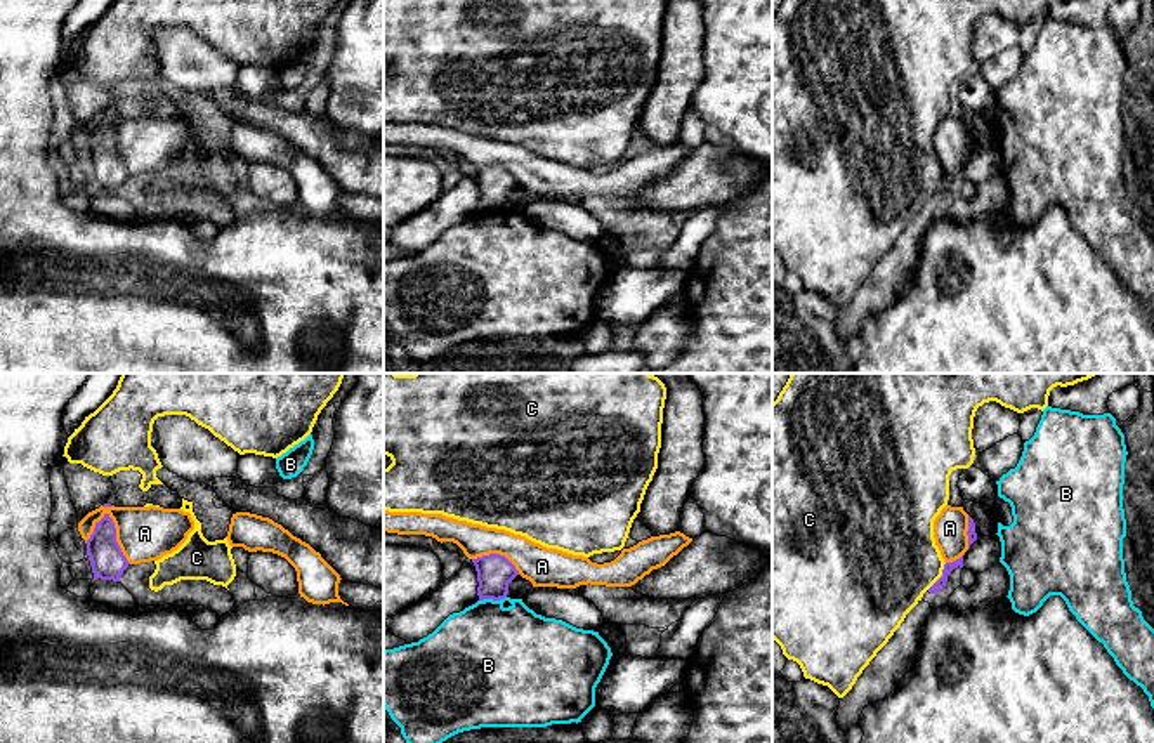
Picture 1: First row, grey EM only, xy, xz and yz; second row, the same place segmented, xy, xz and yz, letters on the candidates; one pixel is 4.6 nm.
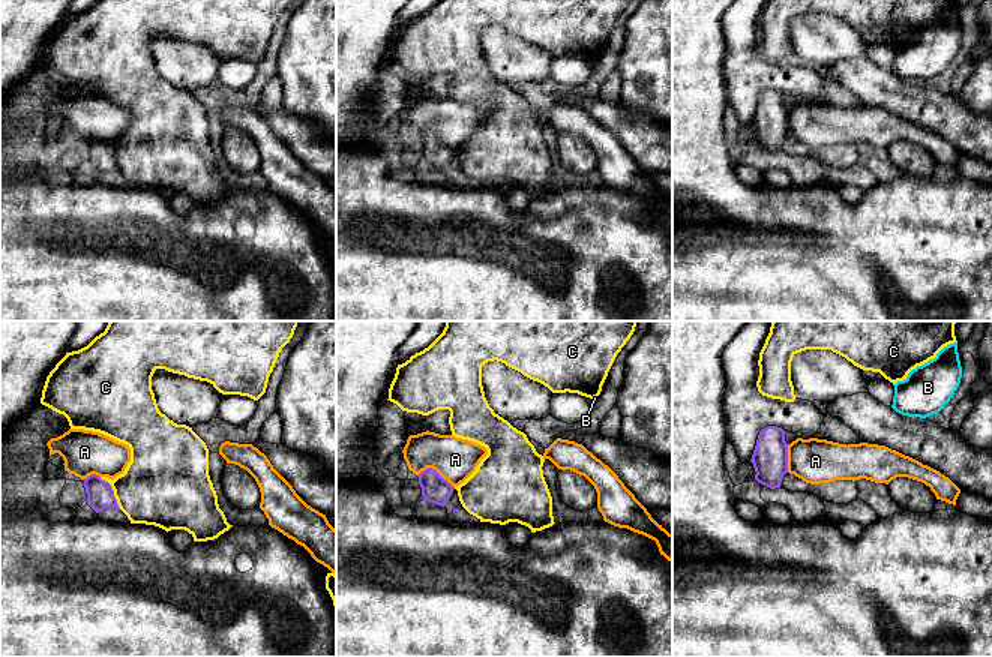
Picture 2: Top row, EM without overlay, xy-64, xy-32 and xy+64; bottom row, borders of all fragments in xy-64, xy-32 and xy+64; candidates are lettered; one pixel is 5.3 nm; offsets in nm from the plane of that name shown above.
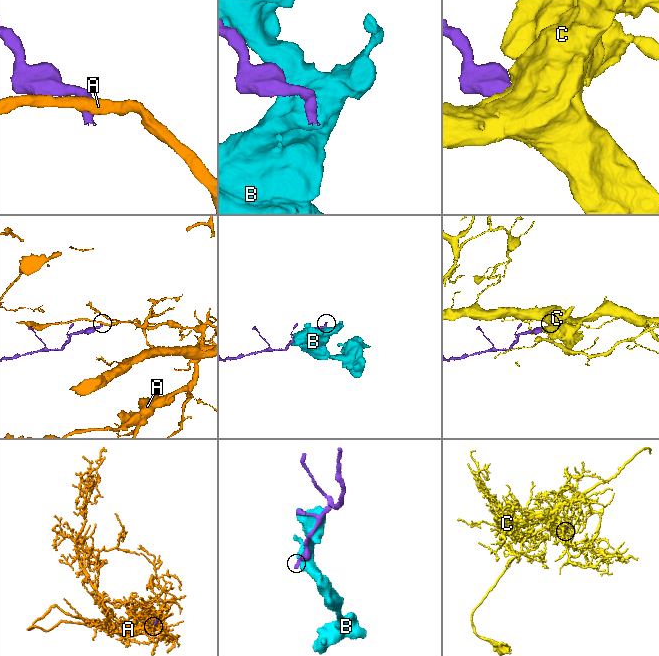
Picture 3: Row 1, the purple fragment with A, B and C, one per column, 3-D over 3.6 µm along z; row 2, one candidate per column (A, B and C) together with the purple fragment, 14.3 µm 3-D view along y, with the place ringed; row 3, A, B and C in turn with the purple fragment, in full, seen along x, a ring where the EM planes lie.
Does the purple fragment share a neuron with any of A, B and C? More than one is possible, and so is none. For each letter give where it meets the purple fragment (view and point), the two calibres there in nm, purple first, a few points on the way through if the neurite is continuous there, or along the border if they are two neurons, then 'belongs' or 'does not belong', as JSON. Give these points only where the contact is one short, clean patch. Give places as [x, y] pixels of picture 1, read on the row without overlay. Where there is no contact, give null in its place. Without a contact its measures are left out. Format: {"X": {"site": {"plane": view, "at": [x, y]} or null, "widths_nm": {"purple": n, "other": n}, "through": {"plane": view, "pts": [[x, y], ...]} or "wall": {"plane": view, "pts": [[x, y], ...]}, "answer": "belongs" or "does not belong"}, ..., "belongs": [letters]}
{"A": {"site": {"plane": "xy", "at": [115, 150]}, "widths_nm": {"purple": 160, "other": 260}, "wall": {"plane": "xy", "pts": [[104, 124], [113, 134], [115, 151], [122, 165], [131, 174]]}, "answer": "does not belong"}, "B": {"site": {"plane": "xz", "at": [491, 209]}, "widths_nm": {"purple": 170, "other": 440}, "answer": "does not belong"}, "C": {"site": {"plane": "yz", "at": [941, 188]}, "widths_nm": {"purple": 50, "other": 440}, "wall": {"plane": "yz", "pts": [[946, 174], [941, 186], [927, 200]]}, "answer": "does not belong"}, "belongs": []}

